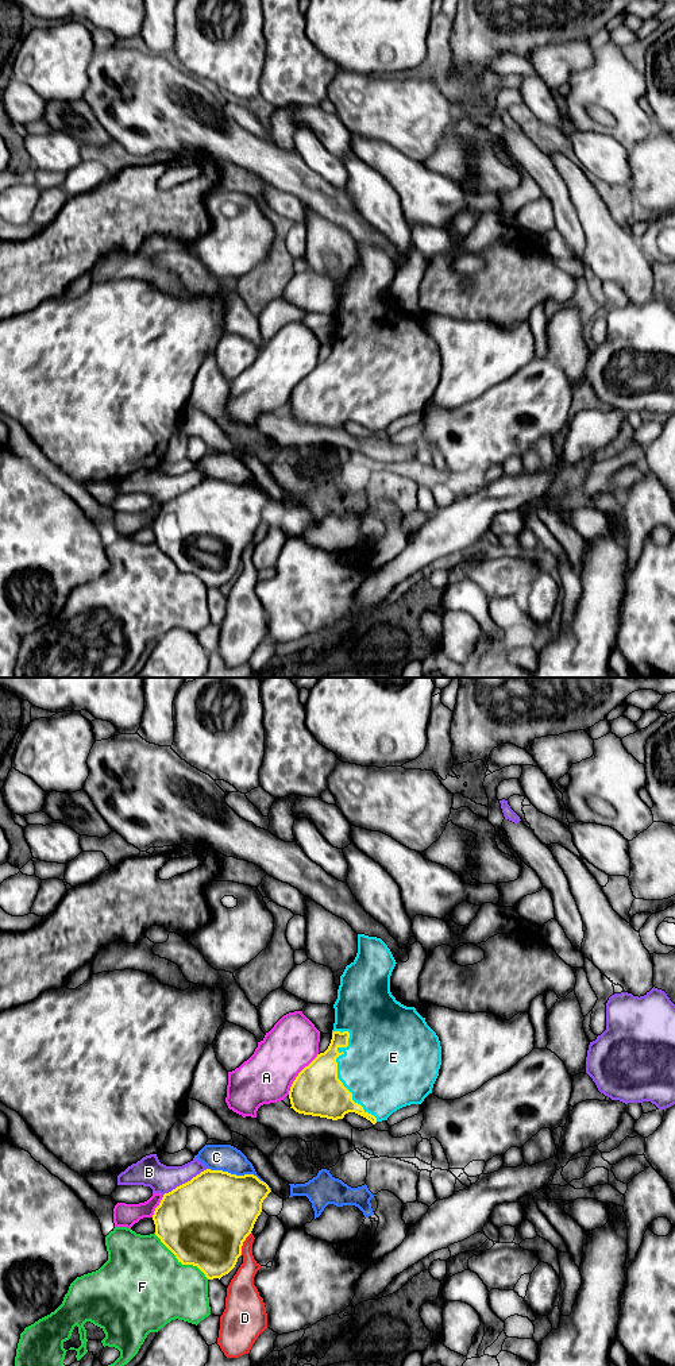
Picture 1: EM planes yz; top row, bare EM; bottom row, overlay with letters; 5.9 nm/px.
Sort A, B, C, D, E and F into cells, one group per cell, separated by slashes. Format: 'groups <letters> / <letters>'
groups A / B / C / D / E / F

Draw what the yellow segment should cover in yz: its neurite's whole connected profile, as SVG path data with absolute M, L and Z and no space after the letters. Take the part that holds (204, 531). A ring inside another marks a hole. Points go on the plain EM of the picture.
M207 478L163 503L153 524L155 544L176 564L178 571L197 575L208 589L220 589L235 576L242 564L243 551L251 543L262 521L262 512L270 501L269 494L254 483L236 485L223 479Z

